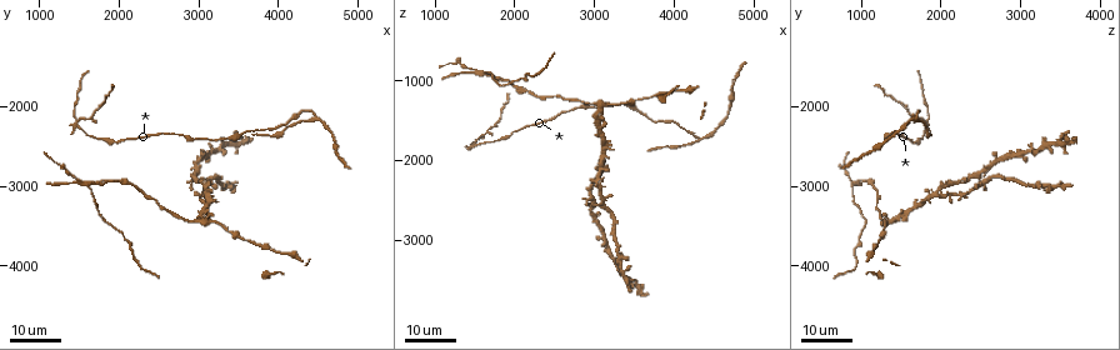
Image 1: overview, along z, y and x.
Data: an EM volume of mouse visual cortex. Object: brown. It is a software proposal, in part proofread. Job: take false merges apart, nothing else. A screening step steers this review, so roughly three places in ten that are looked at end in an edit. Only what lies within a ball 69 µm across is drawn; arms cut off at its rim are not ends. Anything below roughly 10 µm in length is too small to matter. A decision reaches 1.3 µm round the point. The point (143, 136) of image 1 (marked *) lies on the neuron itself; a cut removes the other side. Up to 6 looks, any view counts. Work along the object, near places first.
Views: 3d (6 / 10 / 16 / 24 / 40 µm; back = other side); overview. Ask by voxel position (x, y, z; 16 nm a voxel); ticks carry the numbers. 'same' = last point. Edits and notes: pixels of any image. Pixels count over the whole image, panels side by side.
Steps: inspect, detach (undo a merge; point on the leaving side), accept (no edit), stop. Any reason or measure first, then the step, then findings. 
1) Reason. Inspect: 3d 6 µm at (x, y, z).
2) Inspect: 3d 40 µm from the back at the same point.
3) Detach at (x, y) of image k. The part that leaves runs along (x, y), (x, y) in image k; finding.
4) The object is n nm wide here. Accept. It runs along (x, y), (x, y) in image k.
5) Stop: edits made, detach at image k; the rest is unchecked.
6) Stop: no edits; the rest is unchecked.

Sudden change in width. Inspect: 3d 16 µm at (1800, 2400, 1750).

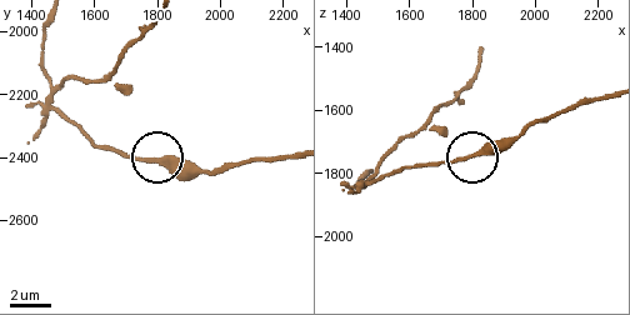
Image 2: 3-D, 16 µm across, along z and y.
Zoom in. Inspect: 3d 10 µm at (1820, 2410, 1740).

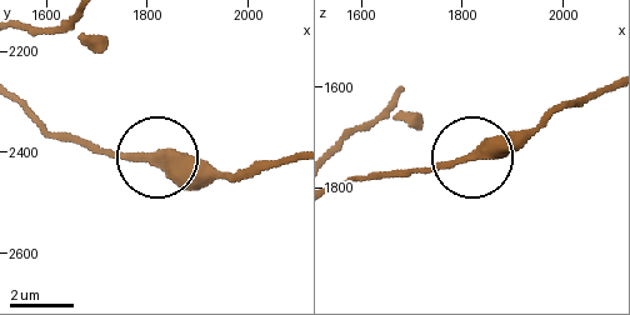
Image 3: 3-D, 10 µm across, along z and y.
The object is 350 nm wide here. Accept. It runs along (604, 86), (564, 103), (531, 129), (405, 173) in image 3; all the same neuron.

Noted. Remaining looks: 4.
A fork. Inspect: 3d 16 µm at (4500, 2200, 1700).

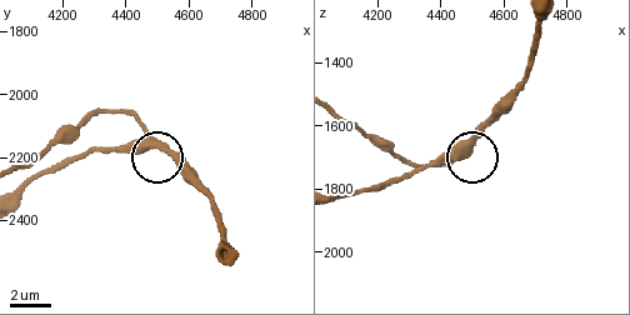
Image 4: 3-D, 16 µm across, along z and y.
Inspect: 3d 6 µm at (4460, 2160, 1660).

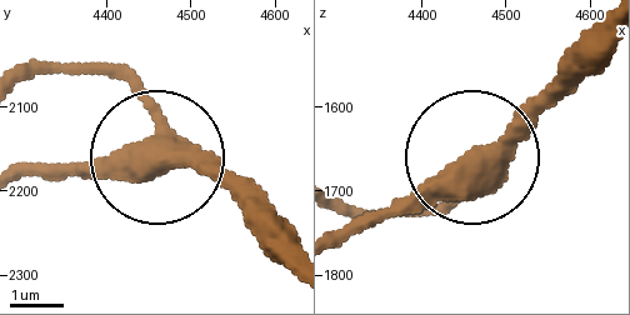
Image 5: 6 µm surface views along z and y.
Inspect: 3d 6 µm from the back at (4470, 2160, 1655).

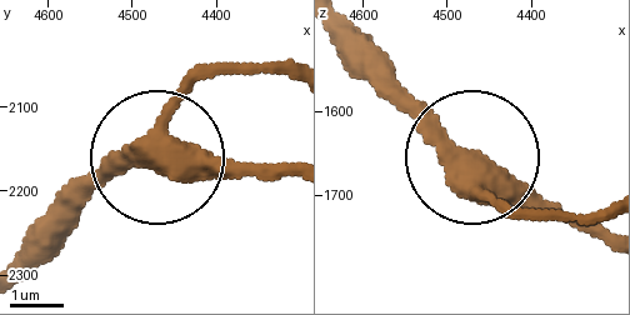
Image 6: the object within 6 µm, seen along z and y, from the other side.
3 arms meet here. Accept. Continuous, no second neuron.

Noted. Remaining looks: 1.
Stop: no edits; the rest is unchecked.

